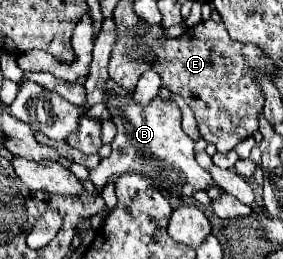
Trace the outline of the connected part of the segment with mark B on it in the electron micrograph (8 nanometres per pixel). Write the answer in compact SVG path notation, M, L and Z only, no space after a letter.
M108 80L104 102L112 114L118 134L112 140L112 154L102 158L102 162L90 170L92 184L102 192L108 178L122 176L126 172L138 172L150 178L152 184L162 188L162 192L168 196L192 196L200 190L216 186L210 172L202 170L194 158L194 140L180 126L180 108L174 102L162 102L160 98L154 98L148 106L130 104L128 96L130 94L126 90Z

